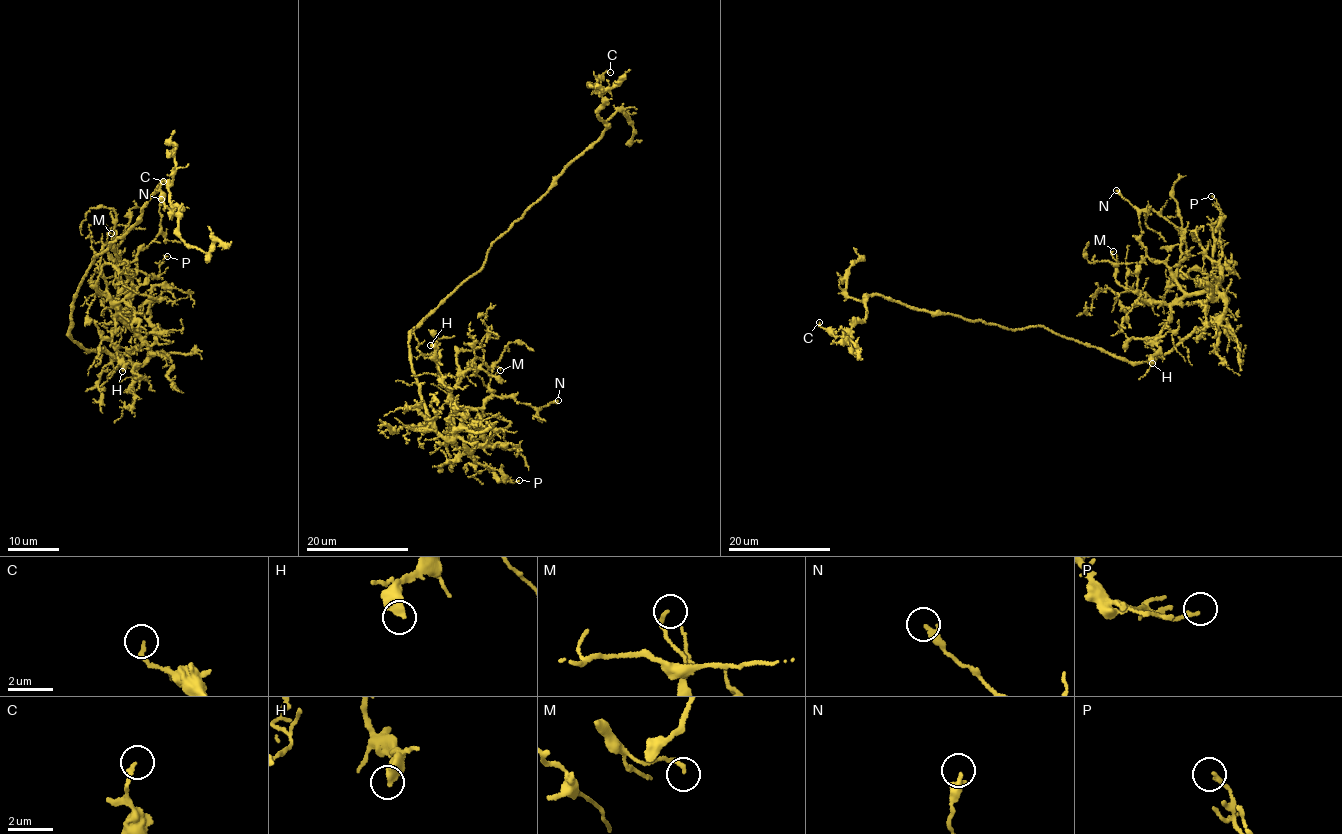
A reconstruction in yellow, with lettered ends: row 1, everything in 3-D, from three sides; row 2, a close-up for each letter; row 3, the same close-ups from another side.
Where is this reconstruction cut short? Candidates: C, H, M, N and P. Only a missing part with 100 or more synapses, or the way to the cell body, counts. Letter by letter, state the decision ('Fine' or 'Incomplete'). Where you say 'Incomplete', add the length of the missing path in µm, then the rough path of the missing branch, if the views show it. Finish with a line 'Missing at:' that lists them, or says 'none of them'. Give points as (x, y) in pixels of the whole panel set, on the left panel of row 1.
C: Fine
H: Fine
M: Fine
N: Fine
P: Fine
Missing at: none of them

